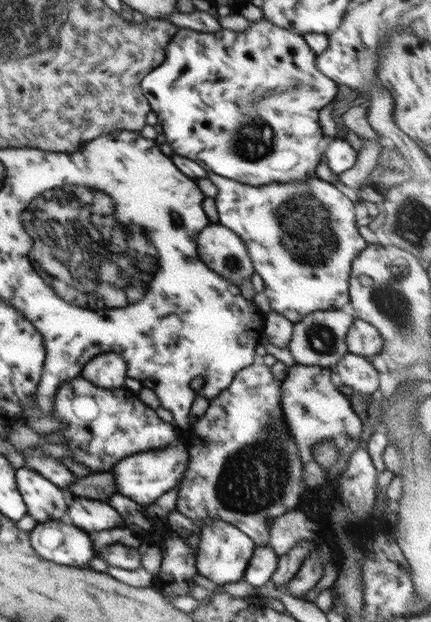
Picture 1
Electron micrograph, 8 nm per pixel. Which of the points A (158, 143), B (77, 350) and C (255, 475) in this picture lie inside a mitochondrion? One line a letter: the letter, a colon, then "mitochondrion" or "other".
A: other
B: other
C: mitochondrion

